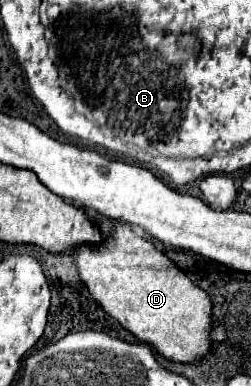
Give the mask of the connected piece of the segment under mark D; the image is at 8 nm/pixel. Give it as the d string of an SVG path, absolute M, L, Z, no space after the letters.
M95 218L95 224L99 226L103 234L103 242L99 244L79 244L73 248L73 260L79 270L81 282L87 286L91 298L109 314L113 316L125 330L129 330L135 338L139 338L145 344L155 346L155 350L173 362L193 362L195 358L201 358L205 352L209 352L211 338L211 300L209 296L195 286L187 274L171 262L163 252L159 252L153 242L137 236L129 224L121 220L109 220L109 218Z

